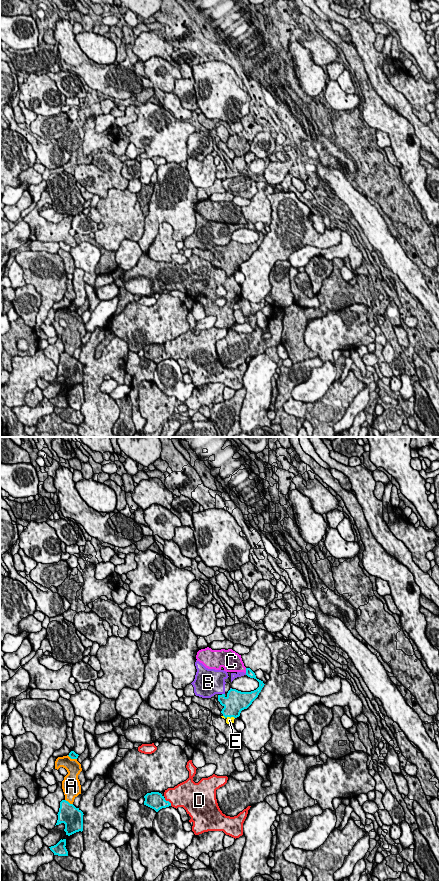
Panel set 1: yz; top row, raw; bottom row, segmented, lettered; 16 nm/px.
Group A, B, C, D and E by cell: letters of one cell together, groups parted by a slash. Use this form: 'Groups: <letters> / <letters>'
Groups: A / B / C / D / E

